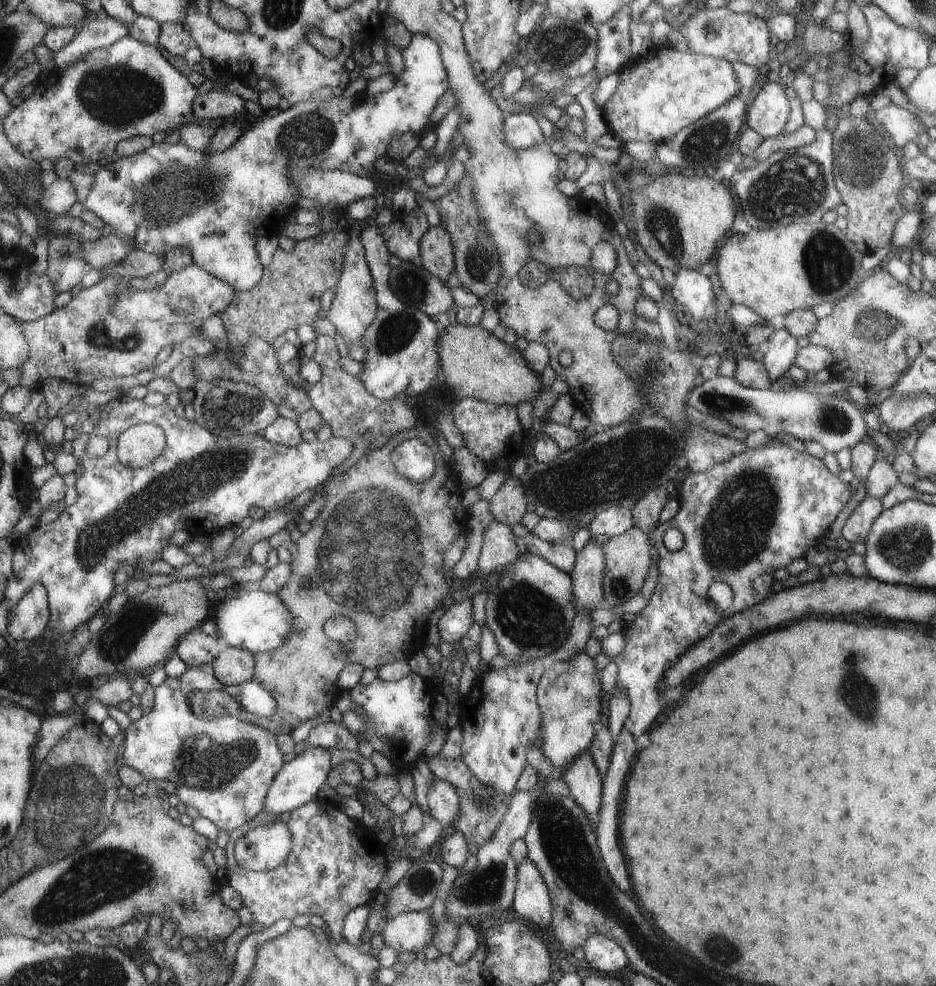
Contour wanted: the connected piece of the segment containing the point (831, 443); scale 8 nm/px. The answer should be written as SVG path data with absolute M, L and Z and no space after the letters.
M714 375L704 379L699 386L693 386L686 394L684 404L713 418L729 422L734 429L739 428L747 434L762 430L773 438L782 433L802 442L817 442L825 452L833 454L843 446L855 446L867 434L863 408L839 394L811 394L801 384L790 390L776 386L753 389L739 384L733 377Z

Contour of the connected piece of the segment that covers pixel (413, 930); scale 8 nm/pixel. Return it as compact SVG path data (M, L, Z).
M415 911L399 914L387 920L382 935L384 944L397 952L424 952L433 944L437 934L437 921L432 914Z

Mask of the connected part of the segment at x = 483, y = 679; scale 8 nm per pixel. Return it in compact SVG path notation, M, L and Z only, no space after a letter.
M533 658L521 664L511 664L498 670L487 668L474 680L471 691L460 698L458 702L460 712L460 729L462 731L462 747L460 757L467 766L471 767L479 784L493 788L499 796L507 796L515 790L515 781L525 766L525 754L527 746L535 744L539 740L541 732L541 712L537 702L538 680L545 668L546 661Z

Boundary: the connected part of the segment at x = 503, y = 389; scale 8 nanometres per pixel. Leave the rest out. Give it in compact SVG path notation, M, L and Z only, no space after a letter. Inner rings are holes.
M458 321L449 324L439 336L441 370L449 390L459 399L473 398L493 404L534 402L541 389L540 374L535 374L515 345L509 346L494 334L485 332L477 323L465 326Z

